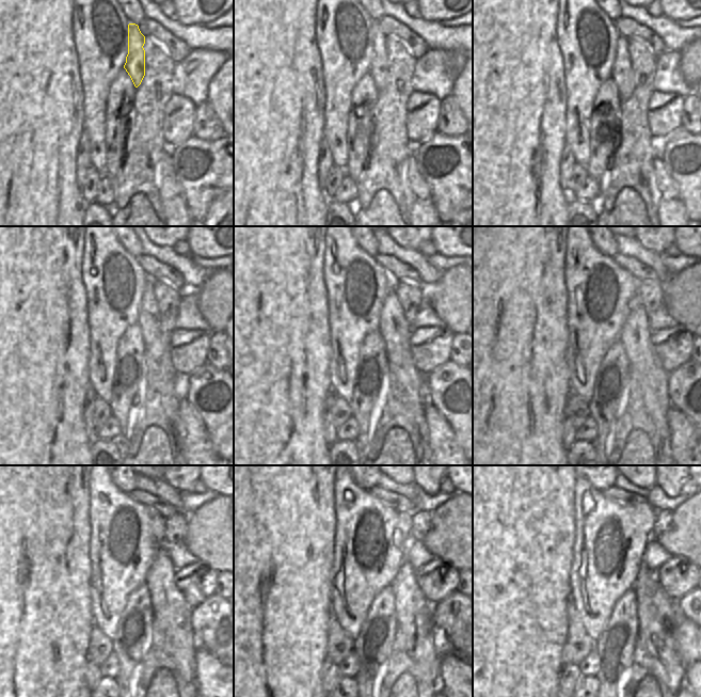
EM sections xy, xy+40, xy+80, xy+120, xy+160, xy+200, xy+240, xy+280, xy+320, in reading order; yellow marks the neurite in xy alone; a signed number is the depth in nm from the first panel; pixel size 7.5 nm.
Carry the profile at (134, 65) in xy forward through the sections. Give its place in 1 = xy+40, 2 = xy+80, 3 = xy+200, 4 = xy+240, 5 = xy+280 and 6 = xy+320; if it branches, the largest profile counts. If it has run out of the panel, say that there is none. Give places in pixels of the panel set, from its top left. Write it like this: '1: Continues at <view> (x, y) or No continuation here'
1: Continues at xy+40 (379, 67)
2: Continues at xy+80 (622, 74)
3: Continues at xy+200 (635, 335)
4: Continues at xy+240 (160, 576)
5: Continues at xy+280 (420, 630)
6: Continues at xy+320 (670, 669).

